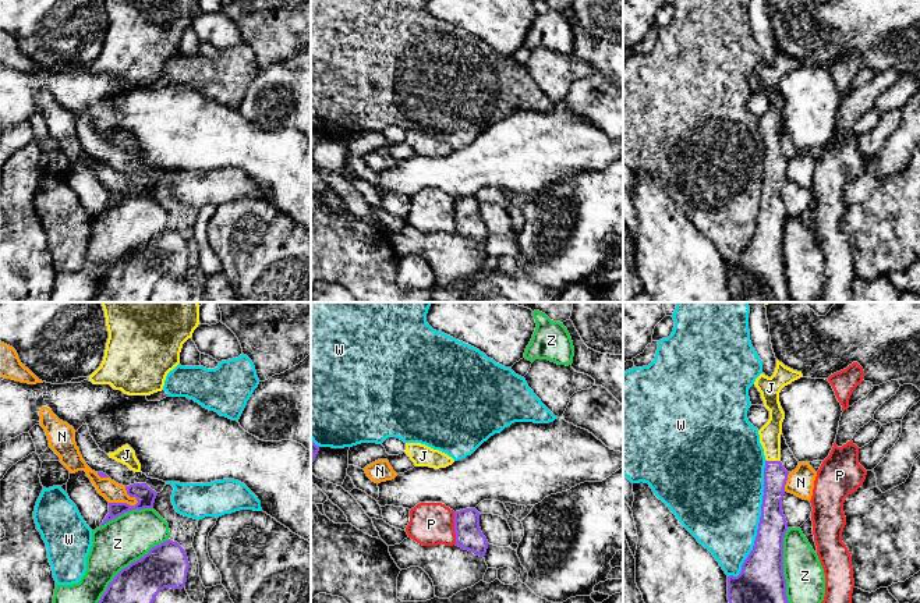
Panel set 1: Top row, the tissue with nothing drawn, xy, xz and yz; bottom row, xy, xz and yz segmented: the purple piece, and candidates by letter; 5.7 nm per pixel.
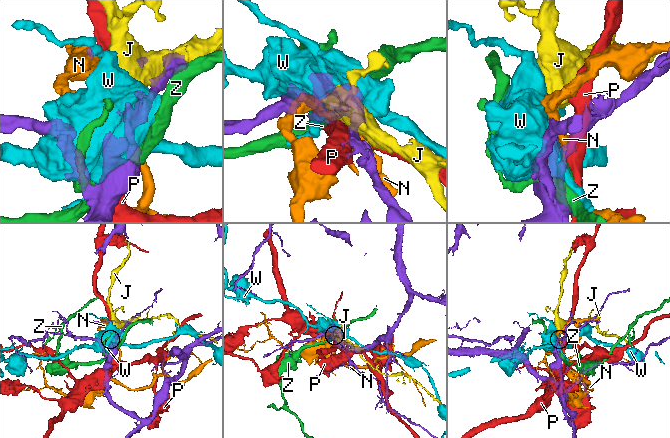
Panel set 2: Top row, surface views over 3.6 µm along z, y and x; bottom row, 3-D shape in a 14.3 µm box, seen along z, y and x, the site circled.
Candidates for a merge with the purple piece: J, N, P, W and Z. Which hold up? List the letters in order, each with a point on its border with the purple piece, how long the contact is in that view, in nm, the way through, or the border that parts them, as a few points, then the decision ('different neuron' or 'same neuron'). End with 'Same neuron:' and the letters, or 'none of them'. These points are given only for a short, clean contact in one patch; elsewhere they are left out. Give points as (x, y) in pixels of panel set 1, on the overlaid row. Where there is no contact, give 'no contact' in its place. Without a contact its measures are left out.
J: yz (774, 461) | 80 nm | across yz (775, 476), (774, 461), (770, 435) | same neuron
N: xy (123, 503) | 180 nm | different neuron
P: xz (455, 528) | 180 nm | different neuron
W: yz (758, 522) | 700 nm | different neuron
Z: xy (130, 564) | 550 nm | different neuron
Same neuron: J

